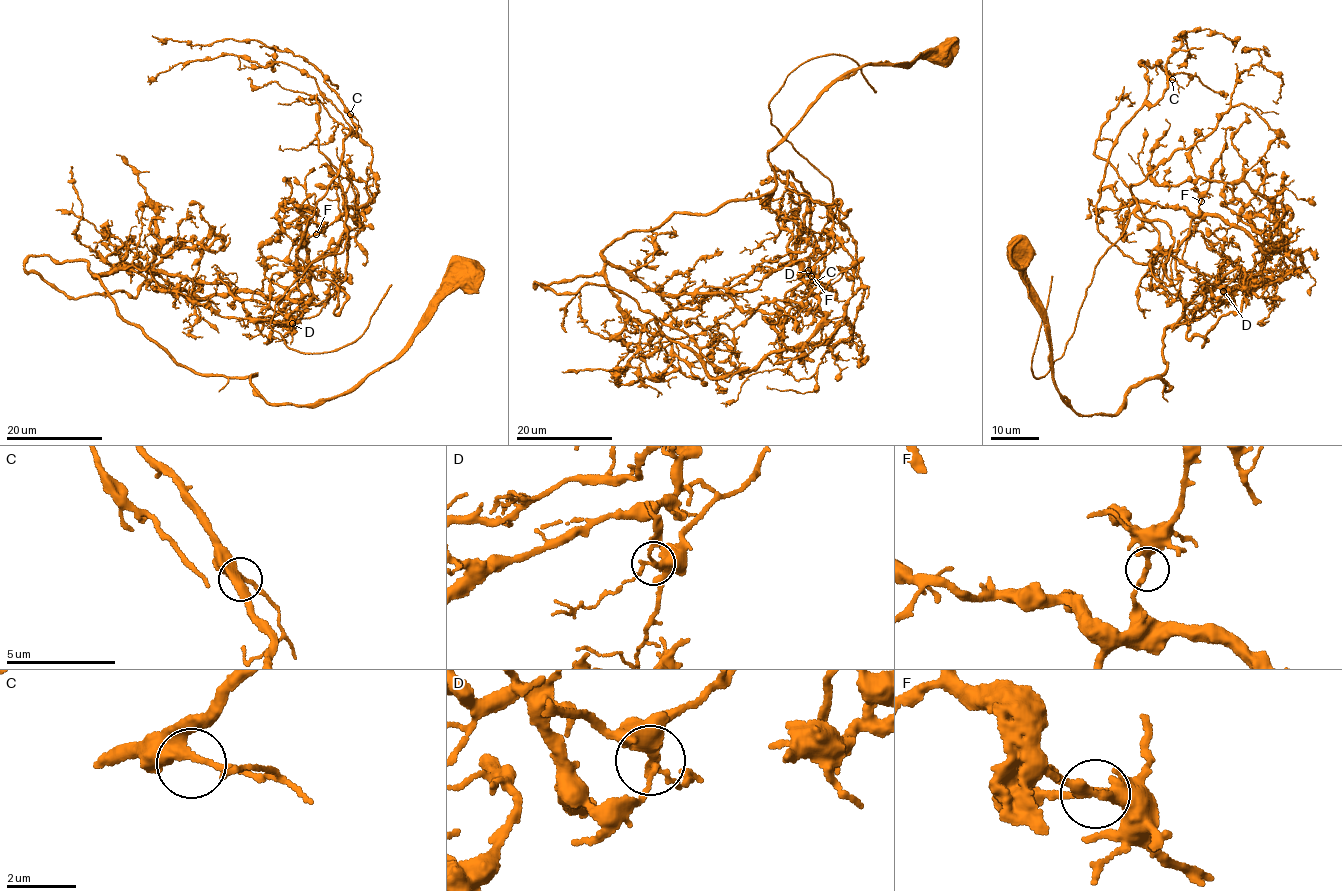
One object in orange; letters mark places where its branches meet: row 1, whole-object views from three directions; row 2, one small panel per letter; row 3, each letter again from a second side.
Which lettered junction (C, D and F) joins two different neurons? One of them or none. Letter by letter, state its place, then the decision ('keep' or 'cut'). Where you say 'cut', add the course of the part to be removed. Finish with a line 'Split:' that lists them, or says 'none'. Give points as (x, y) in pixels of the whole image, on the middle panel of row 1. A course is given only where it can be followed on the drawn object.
C: (816, 282) | keep
D: (808, 270) | cut | (809, 270), (834, 244), (829, 207), (810, 198), (825, 266), (791, 289), (783, 308), (654, 344), (610, 337)
F: (811, 276) | keep
Split: D

